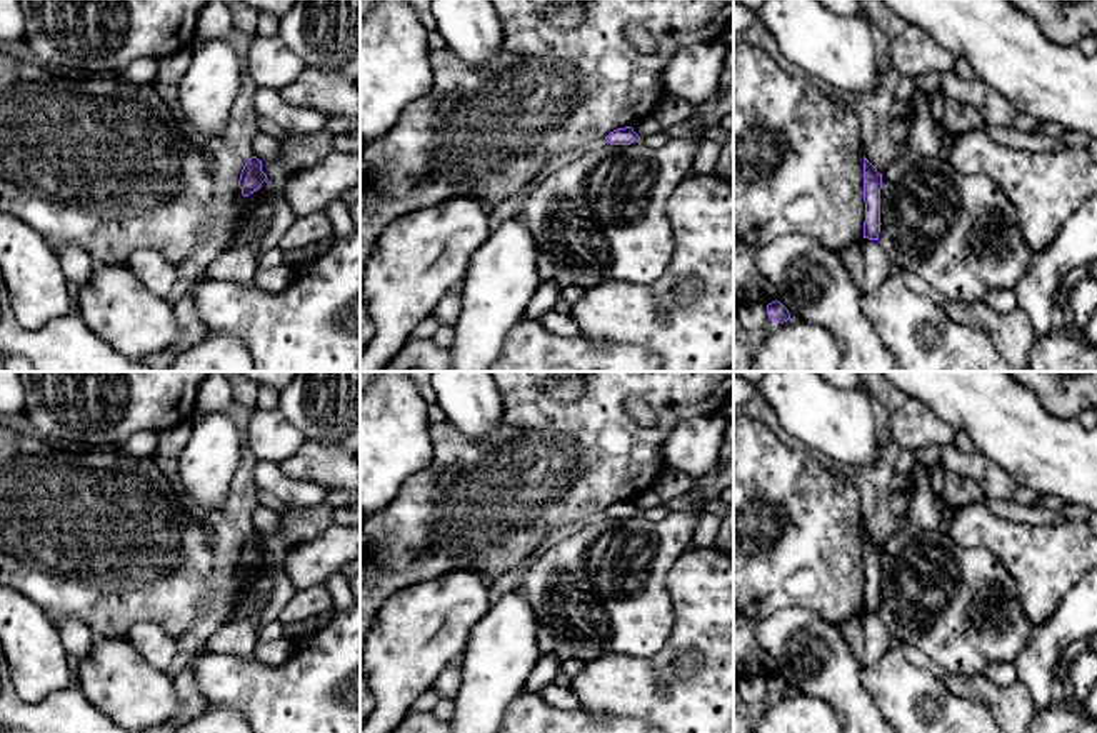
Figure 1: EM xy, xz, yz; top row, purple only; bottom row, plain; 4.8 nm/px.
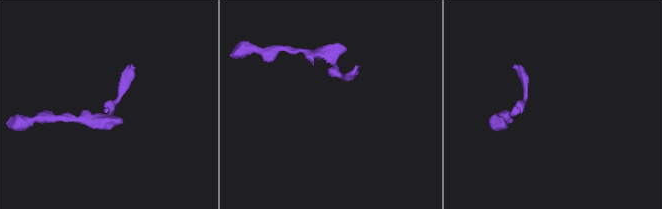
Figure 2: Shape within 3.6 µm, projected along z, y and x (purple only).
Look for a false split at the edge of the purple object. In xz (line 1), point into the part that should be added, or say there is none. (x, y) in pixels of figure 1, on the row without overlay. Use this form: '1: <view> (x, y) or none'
1: none

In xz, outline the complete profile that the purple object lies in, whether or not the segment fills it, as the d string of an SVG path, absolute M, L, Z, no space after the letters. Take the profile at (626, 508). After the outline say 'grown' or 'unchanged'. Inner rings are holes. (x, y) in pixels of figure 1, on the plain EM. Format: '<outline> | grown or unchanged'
M625 500L625 501L617 501L617 503L610 505L604 515L610 516L610 518L630 518L639 513L640 513L640 510L634 505L634 501Z | unchanged

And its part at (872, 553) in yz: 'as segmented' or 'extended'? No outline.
as segmented

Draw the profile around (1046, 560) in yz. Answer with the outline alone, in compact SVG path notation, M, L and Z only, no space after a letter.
M974 501L957 506L947 533L959 545L984 546L1004 561L1019 585L1024 613L1035 626L1045 625L1072 586L1097 568L1097 536L1085 523L1074 520L1027 525L999 518L985 501Z

